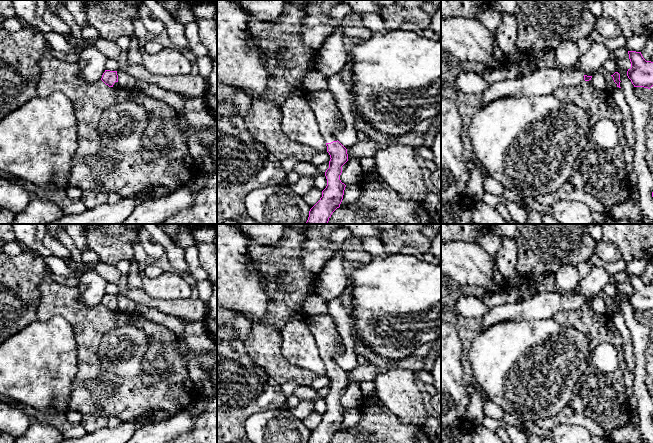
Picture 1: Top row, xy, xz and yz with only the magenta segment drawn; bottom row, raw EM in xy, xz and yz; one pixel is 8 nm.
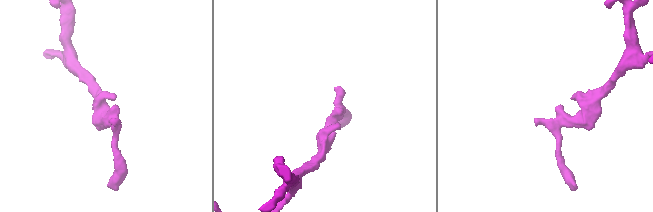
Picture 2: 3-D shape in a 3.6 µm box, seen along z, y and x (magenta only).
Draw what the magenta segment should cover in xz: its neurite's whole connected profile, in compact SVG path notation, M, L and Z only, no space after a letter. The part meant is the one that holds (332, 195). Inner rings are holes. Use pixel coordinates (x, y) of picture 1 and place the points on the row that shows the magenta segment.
M328 86L310 92L307 98L331 159L325 172L327 186L322 191L320 200L310 209L306 224L328 224L332 213L340 207L346 187L341 182L340 175L342 166L348 161L348 154L347 149L337 139L344 126L341 112Z

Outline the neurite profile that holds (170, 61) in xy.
M174 46L164 47L157 54L148 54L141 48L141 54L142 66L152 75L181 76L191 72L190 61Z

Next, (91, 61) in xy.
M96 47L82 49L76 62L79 66L79 76L86 84L98 83L105 72L107 59Z

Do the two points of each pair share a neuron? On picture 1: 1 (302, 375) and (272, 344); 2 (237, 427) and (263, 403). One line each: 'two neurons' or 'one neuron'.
1: one neuron
2: one neuron

